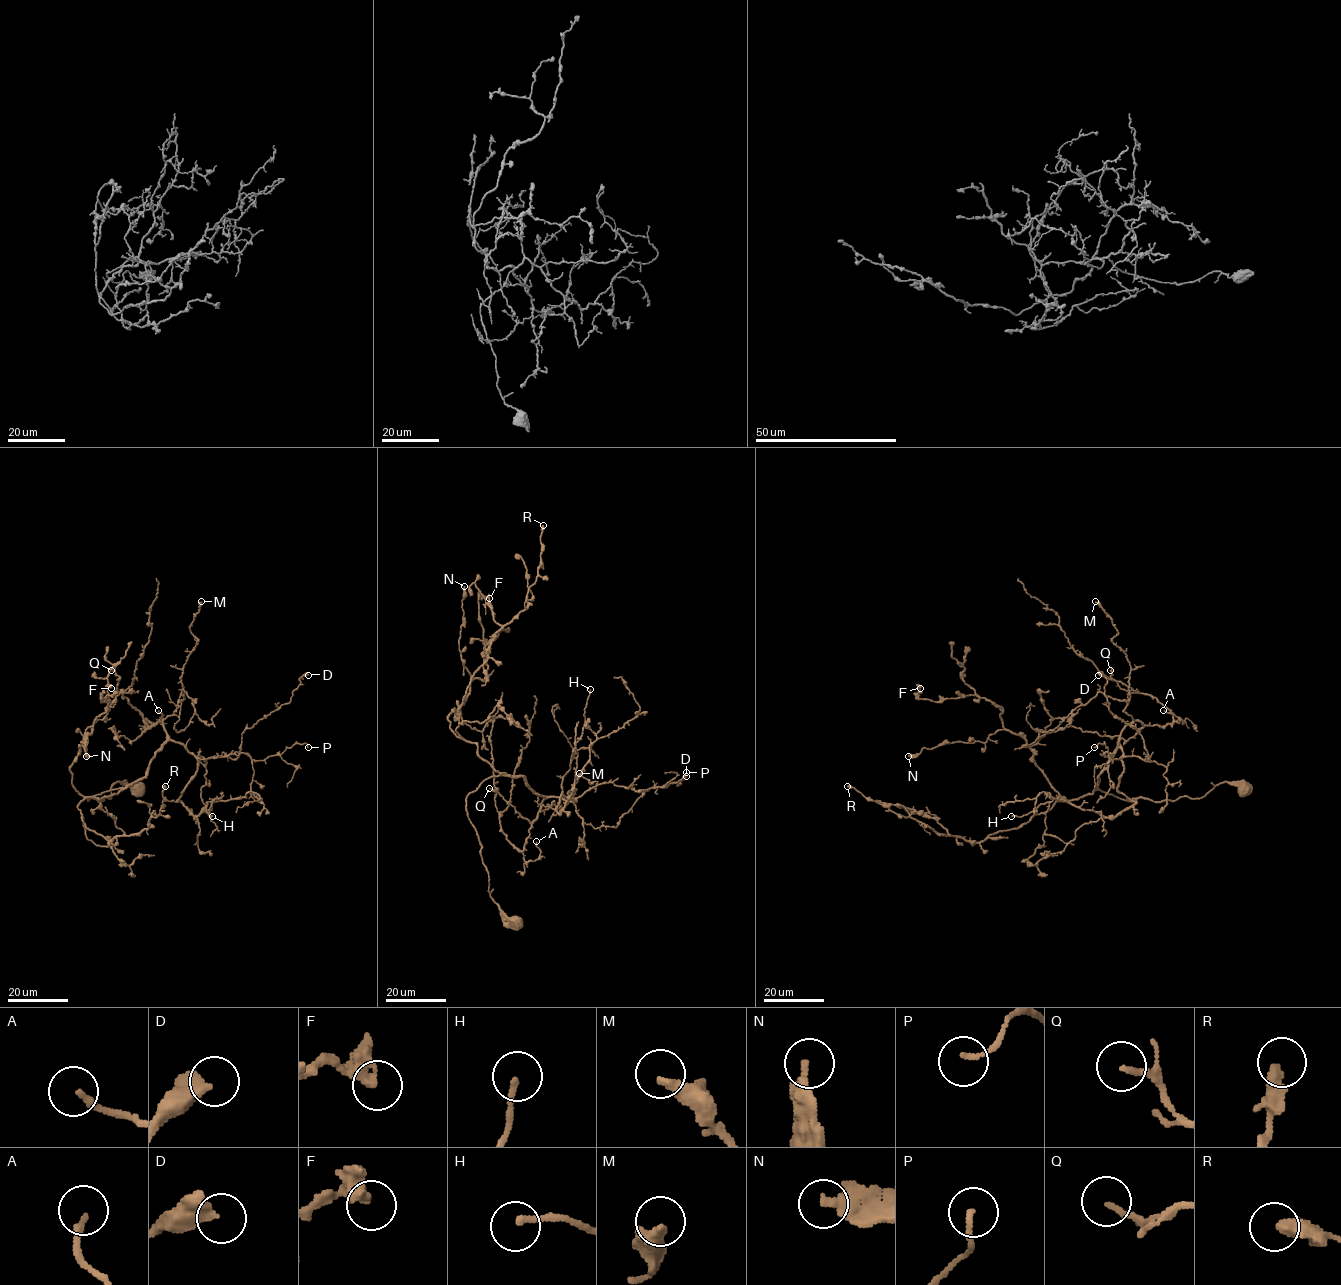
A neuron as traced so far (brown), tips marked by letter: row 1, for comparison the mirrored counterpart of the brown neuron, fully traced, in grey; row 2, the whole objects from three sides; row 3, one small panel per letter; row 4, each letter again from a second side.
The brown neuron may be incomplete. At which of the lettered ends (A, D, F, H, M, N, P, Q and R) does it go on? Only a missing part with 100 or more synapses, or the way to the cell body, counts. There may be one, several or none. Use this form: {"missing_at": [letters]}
{"missing_at": []}

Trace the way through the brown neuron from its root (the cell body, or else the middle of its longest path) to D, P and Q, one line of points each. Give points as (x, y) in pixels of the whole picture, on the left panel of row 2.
D: (135, 790), (116, 781), (110, 798), (88, 800), (140, 780), (169, 740), (236, 759), (242, 733), (308, 675)
P: (135, 790), (116, 781), (110, 798), (88, 800), (140, 780), (169, 740), (201, 759), (308, 747)
Q: (135, 790), (116, 781), (110, 798), (88, 800), (140, 780), (166, 740), (111, 670)

